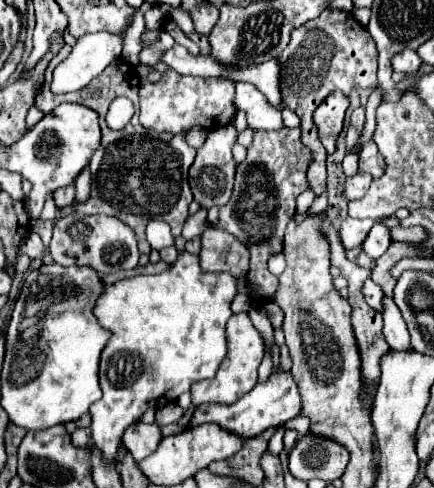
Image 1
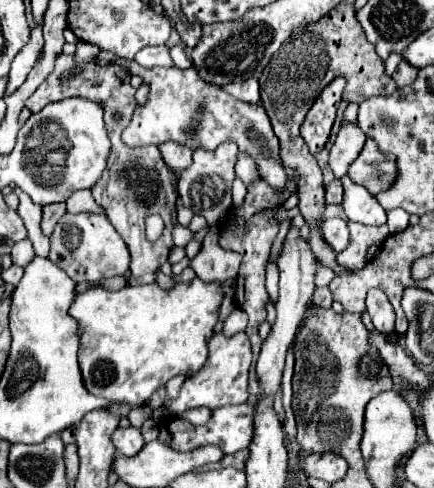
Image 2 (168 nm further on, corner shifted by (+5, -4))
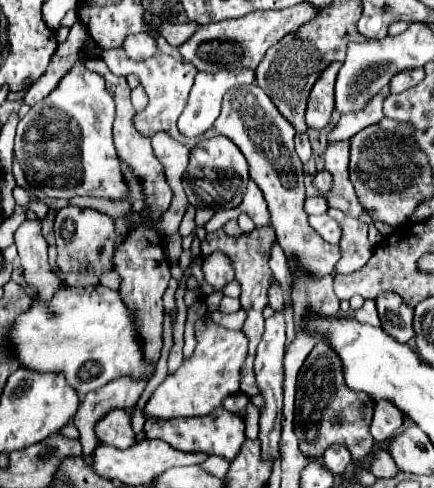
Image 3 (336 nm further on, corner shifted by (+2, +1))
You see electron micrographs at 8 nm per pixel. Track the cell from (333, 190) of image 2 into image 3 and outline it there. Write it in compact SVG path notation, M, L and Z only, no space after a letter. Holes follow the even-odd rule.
M328 171L318 173L316 179L314 179L314 185L316 185L316 189L318 189L320 193L330 191L330 189L332 189L332 175L328 175Z

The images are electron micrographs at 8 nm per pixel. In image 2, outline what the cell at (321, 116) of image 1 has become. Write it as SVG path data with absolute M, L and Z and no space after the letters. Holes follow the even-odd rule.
M341 76L335 78L331 84L327 84L305 116L305 122L301 126L301 136L307 142L311 154L317 154L329 138L331 124L335 122L335 112L341 102L341 92L345 84L347 80L343 80Z

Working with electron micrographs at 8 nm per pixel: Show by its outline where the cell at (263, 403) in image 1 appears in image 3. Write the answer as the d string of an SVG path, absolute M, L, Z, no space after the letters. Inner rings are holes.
M222 407L214 409L208 415L202 417L178 417L178 419L146 419L144 425L146 437L158 437L164 439L168 445L180 449L180 451L204 451L208 455L220 455L224 459L234 459L240 453L240 447L244 443L244 417L240 413L230 413Z

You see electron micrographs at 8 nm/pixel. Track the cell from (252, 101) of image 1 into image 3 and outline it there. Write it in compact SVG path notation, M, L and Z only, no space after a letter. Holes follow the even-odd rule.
M218 71L218 75L198 73L192 85L188 105L178 119L178 129L186 137L202 137L221 111L222 97L230 87L250 85L256 81L254 71Z

